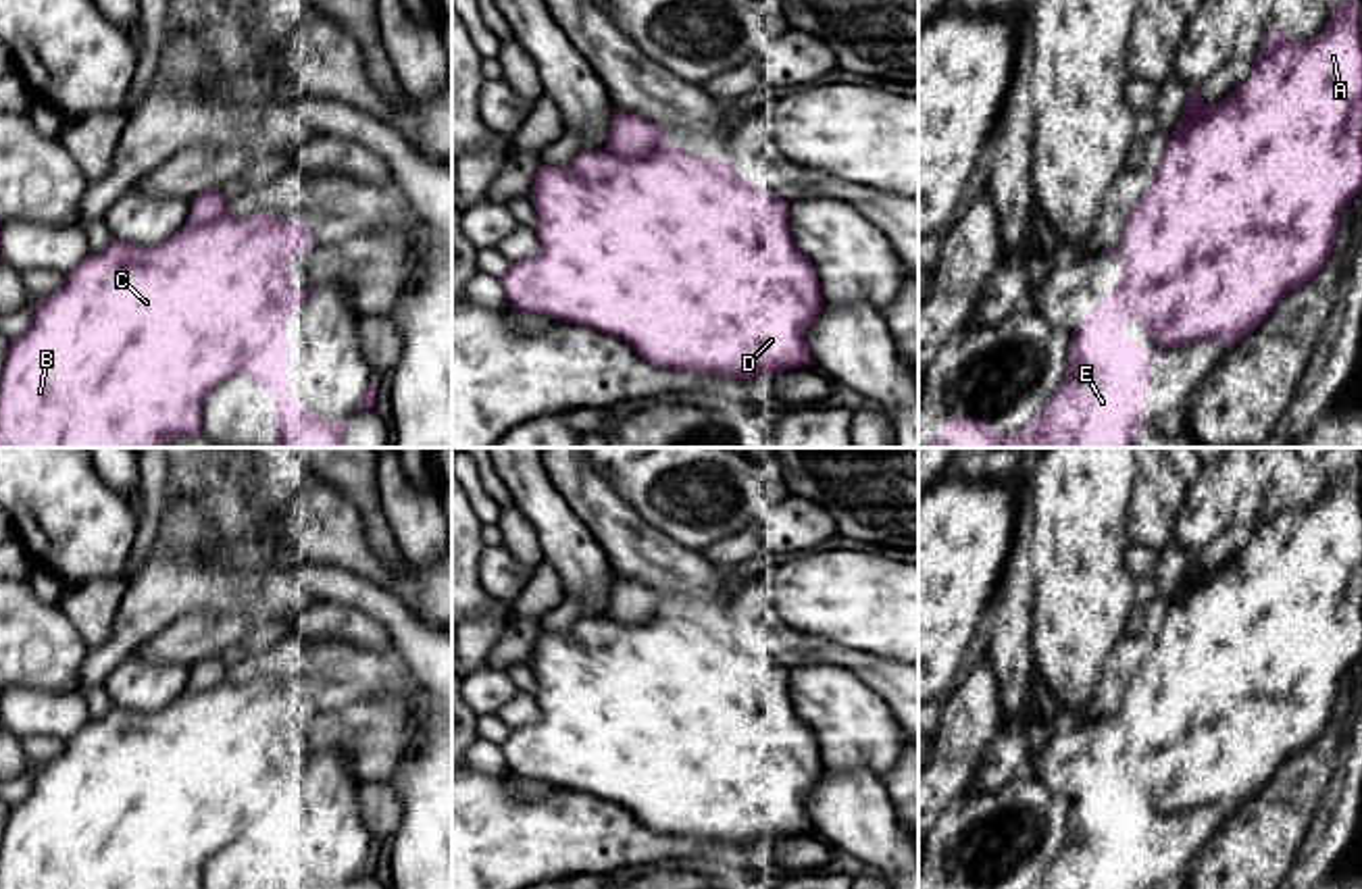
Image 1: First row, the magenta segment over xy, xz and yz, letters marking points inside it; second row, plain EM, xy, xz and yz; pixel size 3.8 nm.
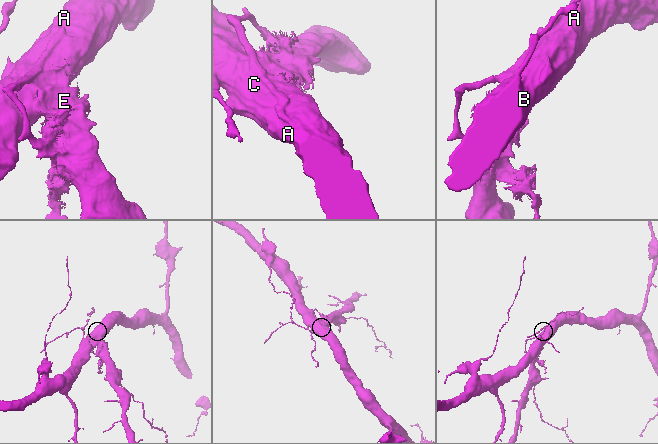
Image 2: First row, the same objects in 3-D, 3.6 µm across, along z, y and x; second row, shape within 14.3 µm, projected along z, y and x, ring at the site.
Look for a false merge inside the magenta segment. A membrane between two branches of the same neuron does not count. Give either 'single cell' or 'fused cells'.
fused cells

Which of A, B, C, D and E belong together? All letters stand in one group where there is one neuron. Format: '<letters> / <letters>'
A B C D / E

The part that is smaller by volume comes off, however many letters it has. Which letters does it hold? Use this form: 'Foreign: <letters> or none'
Foreign: E

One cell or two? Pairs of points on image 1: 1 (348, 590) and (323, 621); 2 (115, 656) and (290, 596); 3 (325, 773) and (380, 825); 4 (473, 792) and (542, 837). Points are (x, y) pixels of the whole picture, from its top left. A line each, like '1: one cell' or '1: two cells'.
1: two cells
2: one cell
3: two cells
4: one cell

